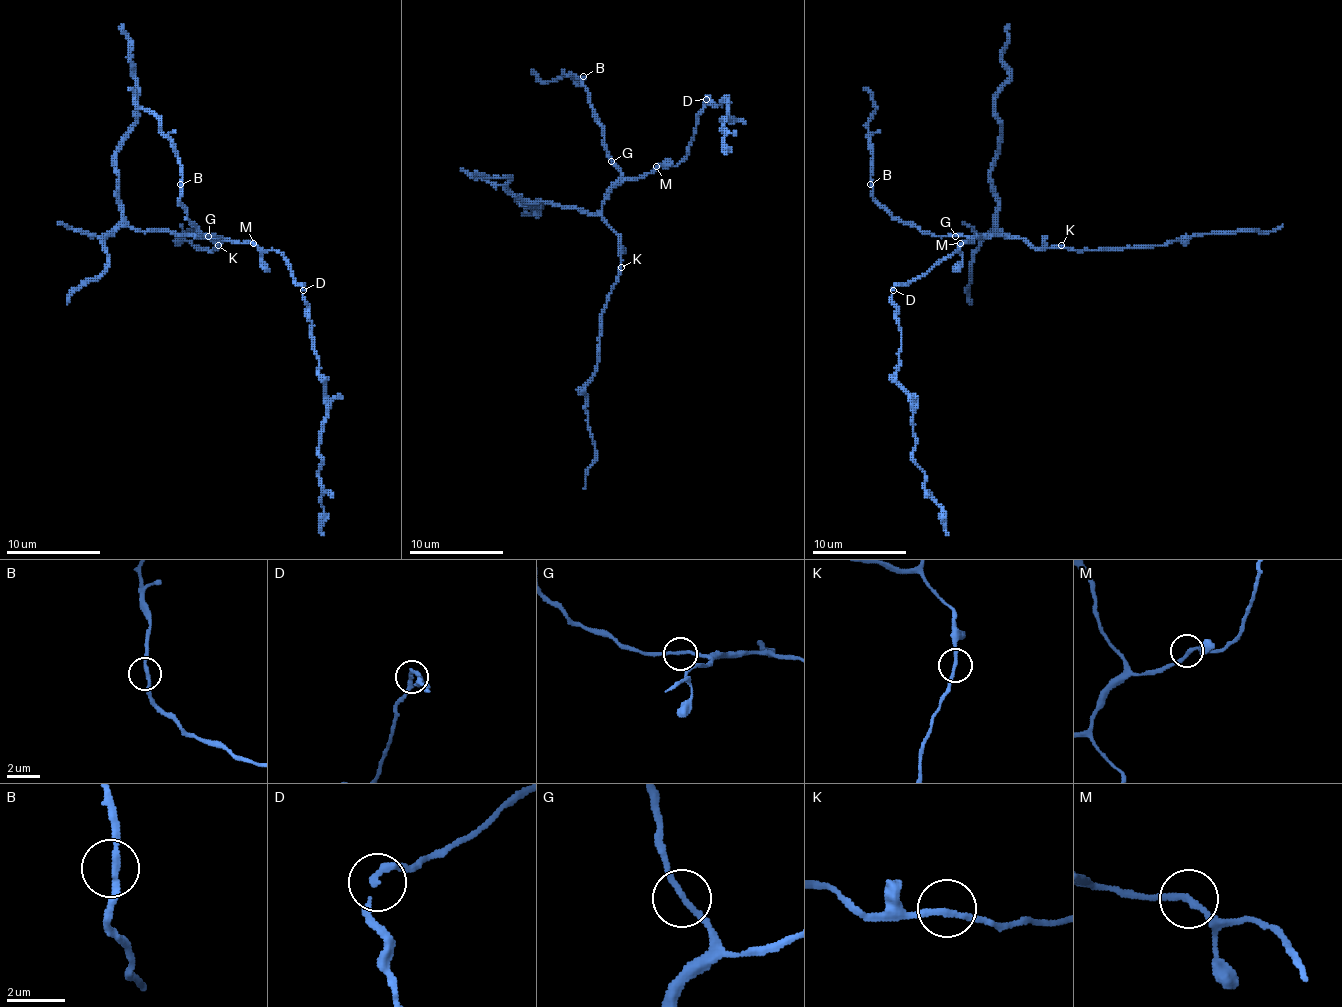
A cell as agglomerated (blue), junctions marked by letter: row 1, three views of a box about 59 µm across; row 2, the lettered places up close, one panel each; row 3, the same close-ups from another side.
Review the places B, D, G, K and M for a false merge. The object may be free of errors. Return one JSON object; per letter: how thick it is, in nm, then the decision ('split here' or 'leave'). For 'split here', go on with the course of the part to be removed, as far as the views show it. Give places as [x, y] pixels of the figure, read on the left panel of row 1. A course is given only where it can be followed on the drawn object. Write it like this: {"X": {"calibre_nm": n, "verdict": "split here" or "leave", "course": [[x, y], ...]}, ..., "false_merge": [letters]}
{"B": {"calibre_nm": 200, "verdict": "leave"}, "D": {"calibre_nm": 200, "verdict": "split here", "course": [[302, 290], [305, 304], [309, 309], [312, 349], [319, 361], [319, 377], [326, 405], [319, 457], [324, 535]]}, "G": {"calibre_nm": 190, "verdict": "leave"}, "K": {"calibre_nm": 200, "verdict": "leave"}, "M": {"calibre_nm": 200, "verdict": "leave"}, "false_merge": ["D"]}

